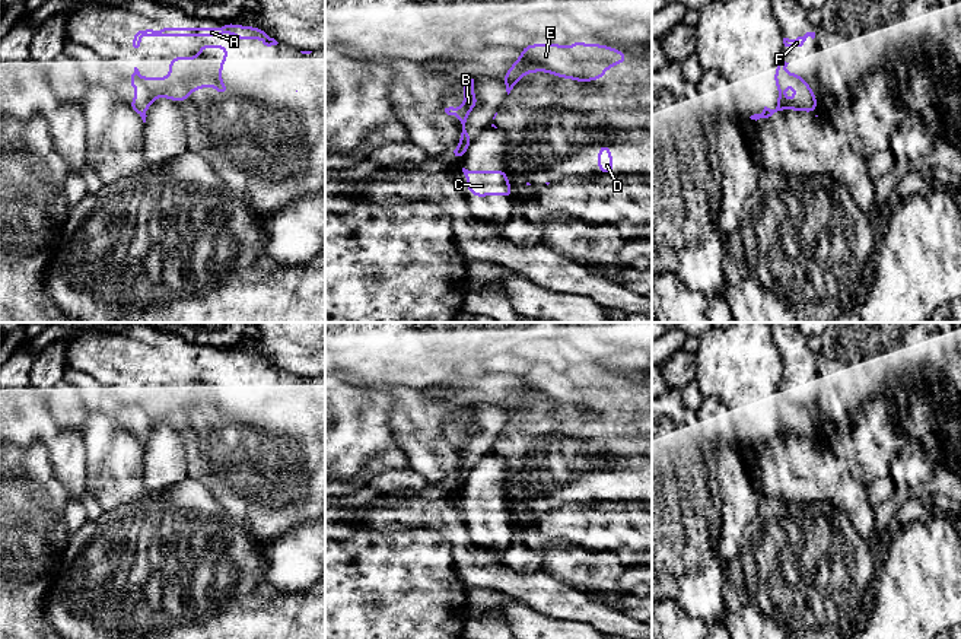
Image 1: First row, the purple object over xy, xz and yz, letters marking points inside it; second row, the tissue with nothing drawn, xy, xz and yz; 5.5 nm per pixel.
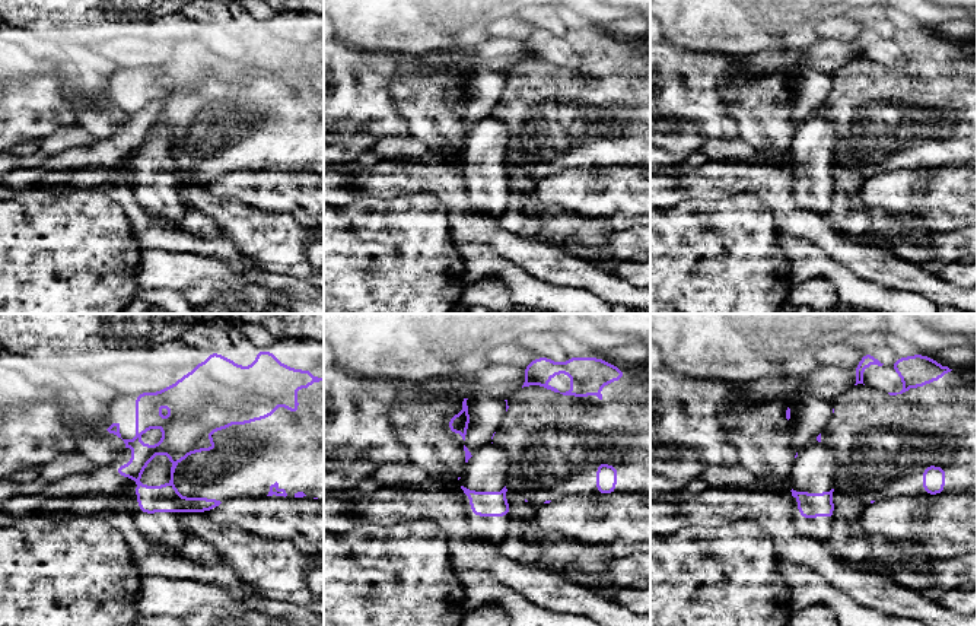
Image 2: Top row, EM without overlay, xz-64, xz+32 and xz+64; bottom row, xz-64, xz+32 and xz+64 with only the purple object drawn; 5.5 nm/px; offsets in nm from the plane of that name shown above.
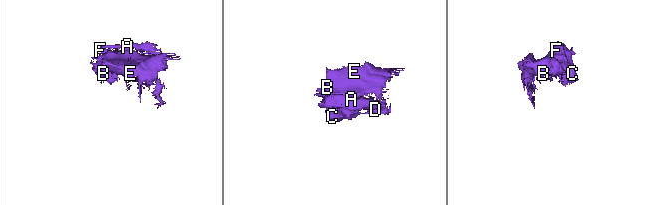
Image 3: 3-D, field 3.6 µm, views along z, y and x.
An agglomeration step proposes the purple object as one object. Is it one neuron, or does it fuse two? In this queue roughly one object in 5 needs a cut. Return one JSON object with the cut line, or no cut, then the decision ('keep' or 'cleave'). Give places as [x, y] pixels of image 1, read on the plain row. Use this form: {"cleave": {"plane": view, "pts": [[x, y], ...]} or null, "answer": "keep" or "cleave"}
{"cleave": null, "answer": "keep"}

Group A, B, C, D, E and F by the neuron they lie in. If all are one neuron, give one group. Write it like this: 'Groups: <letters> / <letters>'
Groups: A B C D E F

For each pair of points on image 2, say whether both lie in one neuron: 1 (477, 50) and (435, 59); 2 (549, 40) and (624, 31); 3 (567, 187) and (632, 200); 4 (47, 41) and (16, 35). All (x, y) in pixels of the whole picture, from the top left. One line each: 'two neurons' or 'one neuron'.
1: one neuron
2: two neurons
3: one neuron
4: one neuron

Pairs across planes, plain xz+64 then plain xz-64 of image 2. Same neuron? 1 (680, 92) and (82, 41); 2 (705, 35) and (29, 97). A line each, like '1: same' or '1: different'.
1: same
2: different

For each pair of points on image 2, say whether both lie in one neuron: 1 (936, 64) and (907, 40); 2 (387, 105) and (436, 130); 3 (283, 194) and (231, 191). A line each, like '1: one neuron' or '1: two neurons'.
1: one neuron
2: two neurons
3: one neuron

